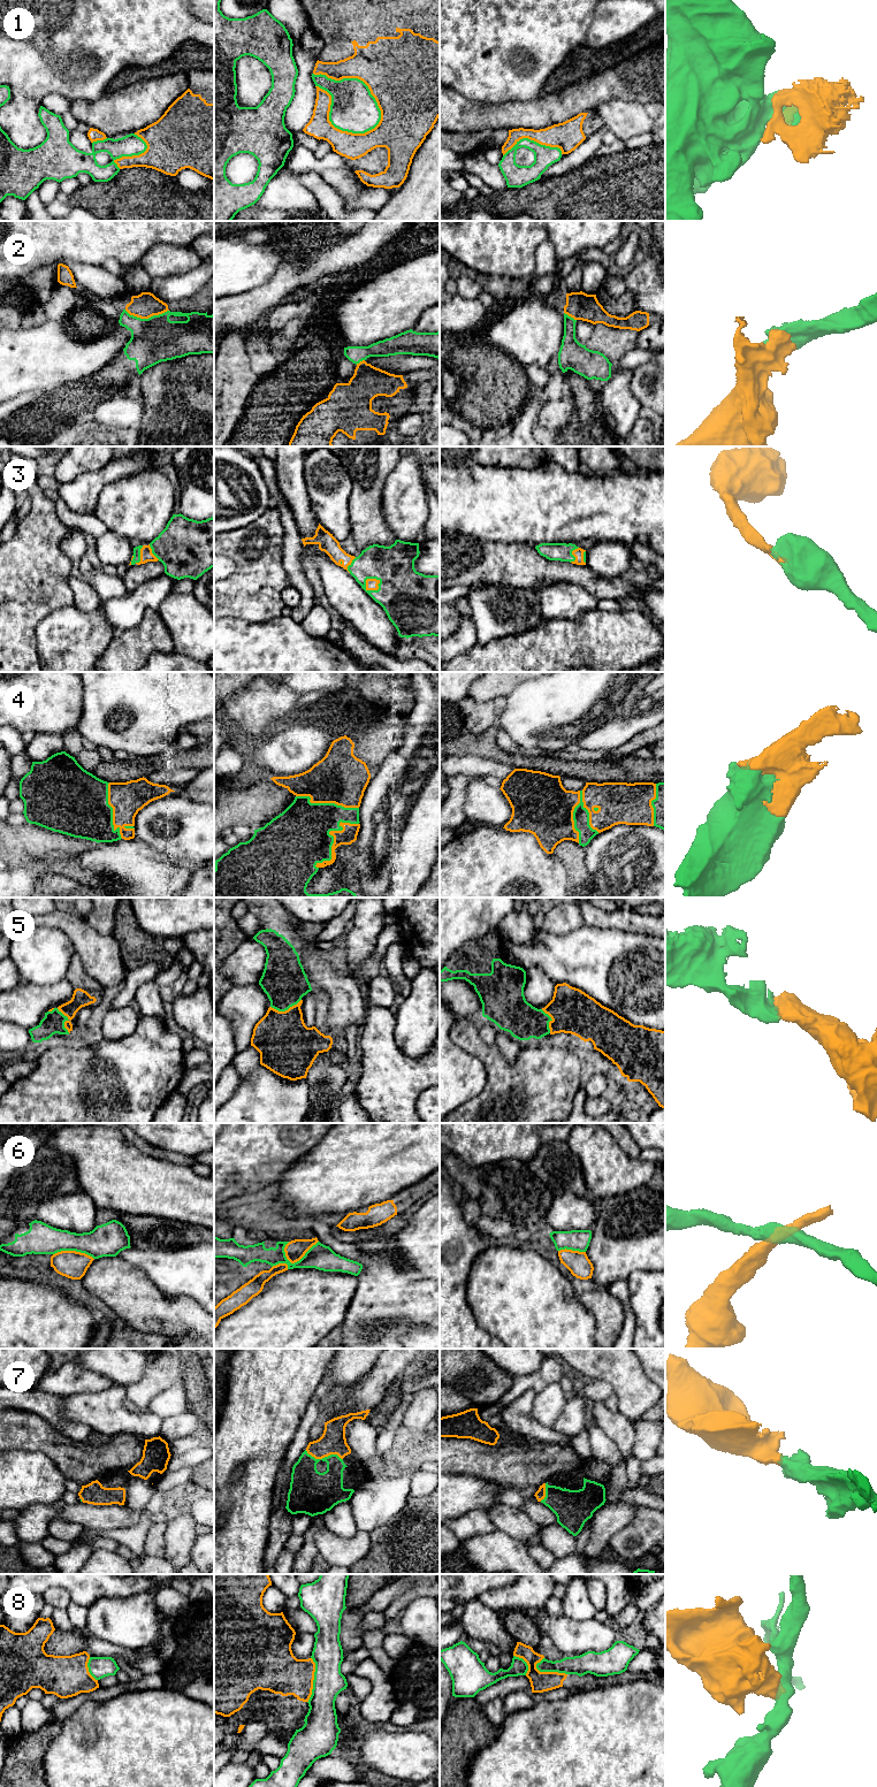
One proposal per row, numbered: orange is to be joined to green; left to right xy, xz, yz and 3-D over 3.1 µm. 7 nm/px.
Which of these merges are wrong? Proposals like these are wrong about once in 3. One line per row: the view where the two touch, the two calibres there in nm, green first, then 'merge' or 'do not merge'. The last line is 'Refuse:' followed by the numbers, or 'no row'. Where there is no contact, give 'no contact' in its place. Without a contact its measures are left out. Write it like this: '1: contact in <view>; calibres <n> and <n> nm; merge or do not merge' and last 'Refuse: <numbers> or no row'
1: contact in xz; calibres 320 and 440 nm; do not merge
2: contact in xy; calibres 320 and 180 nm; do not merge
3: contact in xz; calibres 380 and 80 nm; merge
4: contact in yz; calibres 110 and 400 nm; merge
5: contact in xz; calibres 320 and 380 nm; merge
6: contact in xz; calibres 180 and 140 nm; merge
7: contact in xz; calibres 300 and 180 nm; merge
8: contact in xz; calibres 220 and 300 nm; do not merge
Refuse: 1, 2, 8

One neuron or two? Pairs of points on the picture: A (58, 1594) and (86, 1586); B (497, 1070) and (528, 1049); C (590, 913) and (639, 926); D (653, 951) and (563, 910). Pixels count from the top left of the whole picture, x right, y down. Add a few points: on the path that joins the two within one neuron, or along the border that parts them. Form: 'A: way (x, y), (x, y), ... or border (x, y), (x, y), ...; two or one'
A: border (42, 1593), (52, 1587), (63, 1587), (71, 1601); two
B: way (506, 1070), (512, 1070), (524, 1059); one
C: way (602, 918), (627, 919); one
D: border (584, 925), (557, 936); two

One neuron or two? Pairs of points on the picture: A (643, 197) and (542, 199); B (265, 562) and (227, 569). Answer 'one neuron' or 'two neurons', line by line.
A: one neuron
B: two neurons

